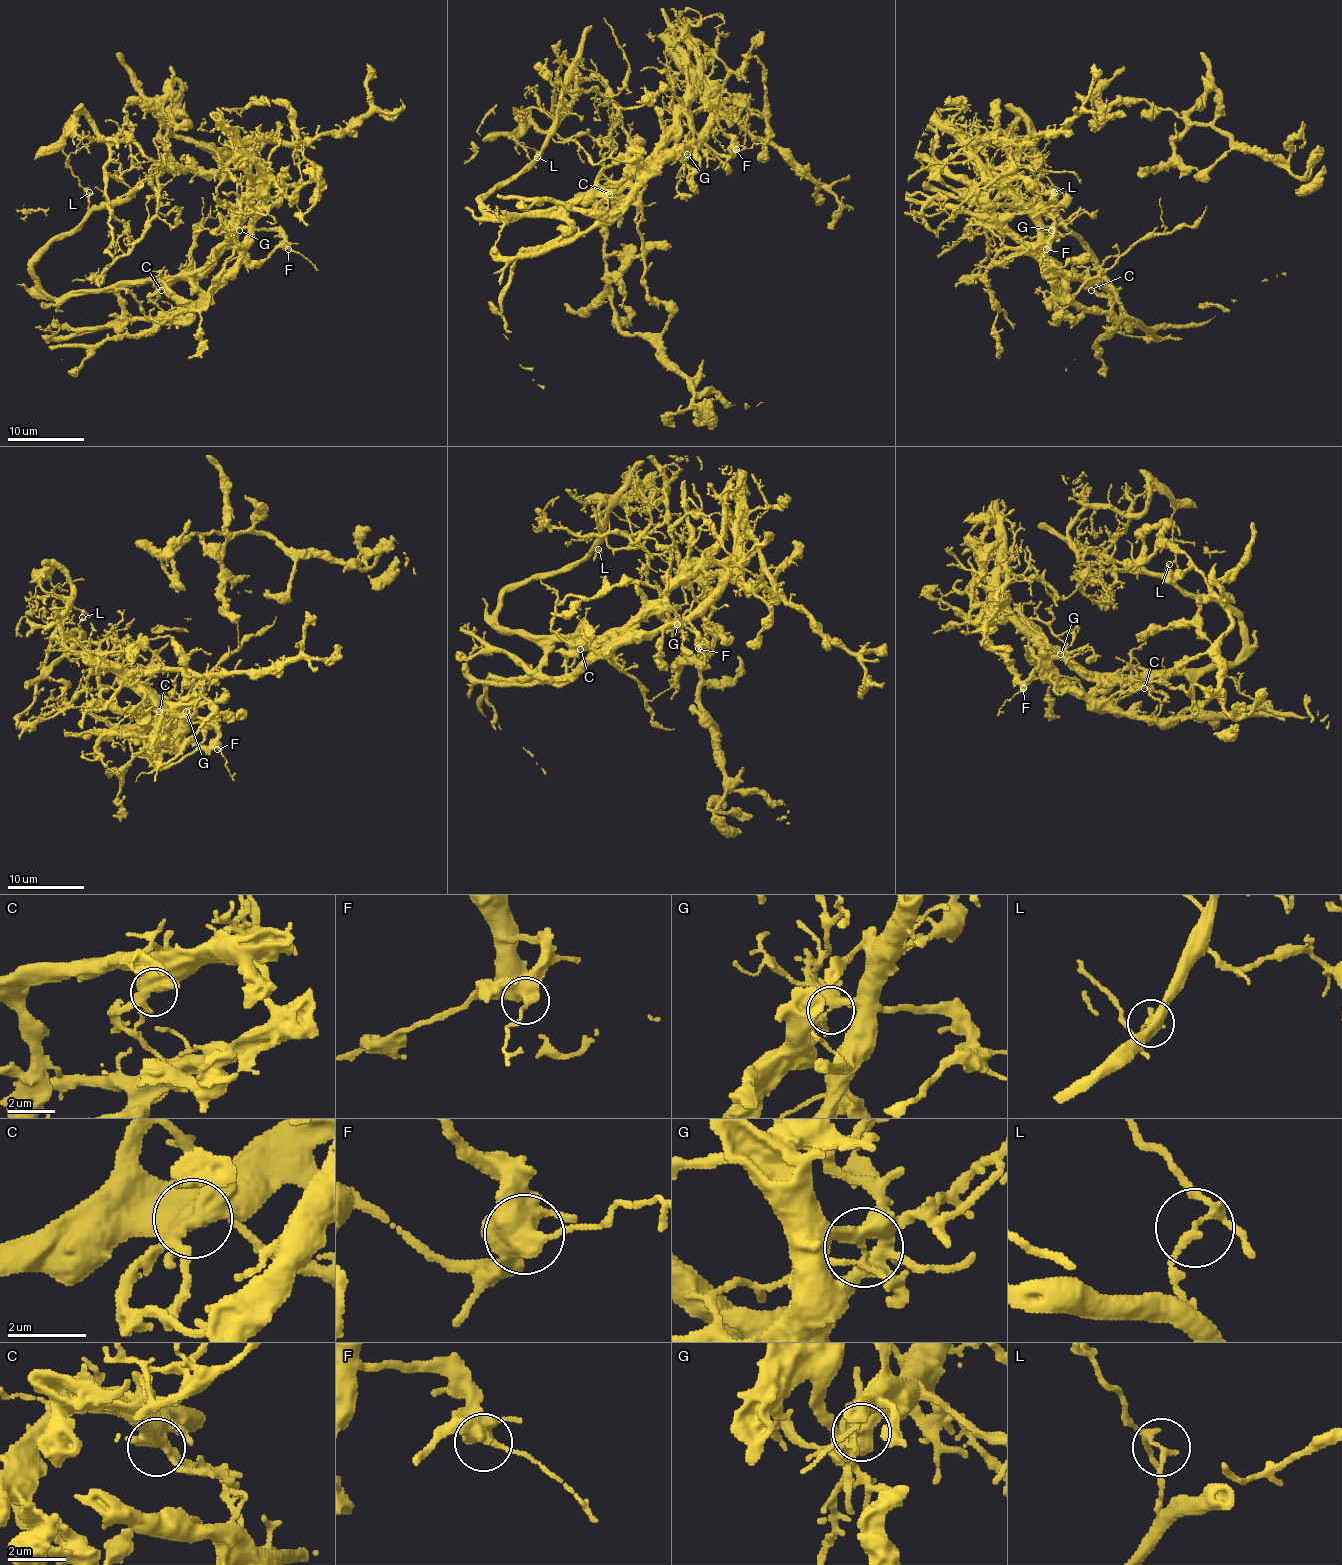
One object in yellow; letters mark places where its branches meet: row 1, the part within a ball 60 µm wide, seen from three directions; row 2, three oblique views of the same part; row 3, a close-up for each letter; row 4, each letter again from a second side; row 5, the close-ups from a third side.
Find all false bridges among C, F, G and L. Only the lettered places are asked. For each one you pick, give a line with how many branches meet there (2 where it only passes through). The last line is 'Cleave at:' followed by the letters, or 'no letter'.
G: branches 5
L: branches 3
Cleave at: G, L

